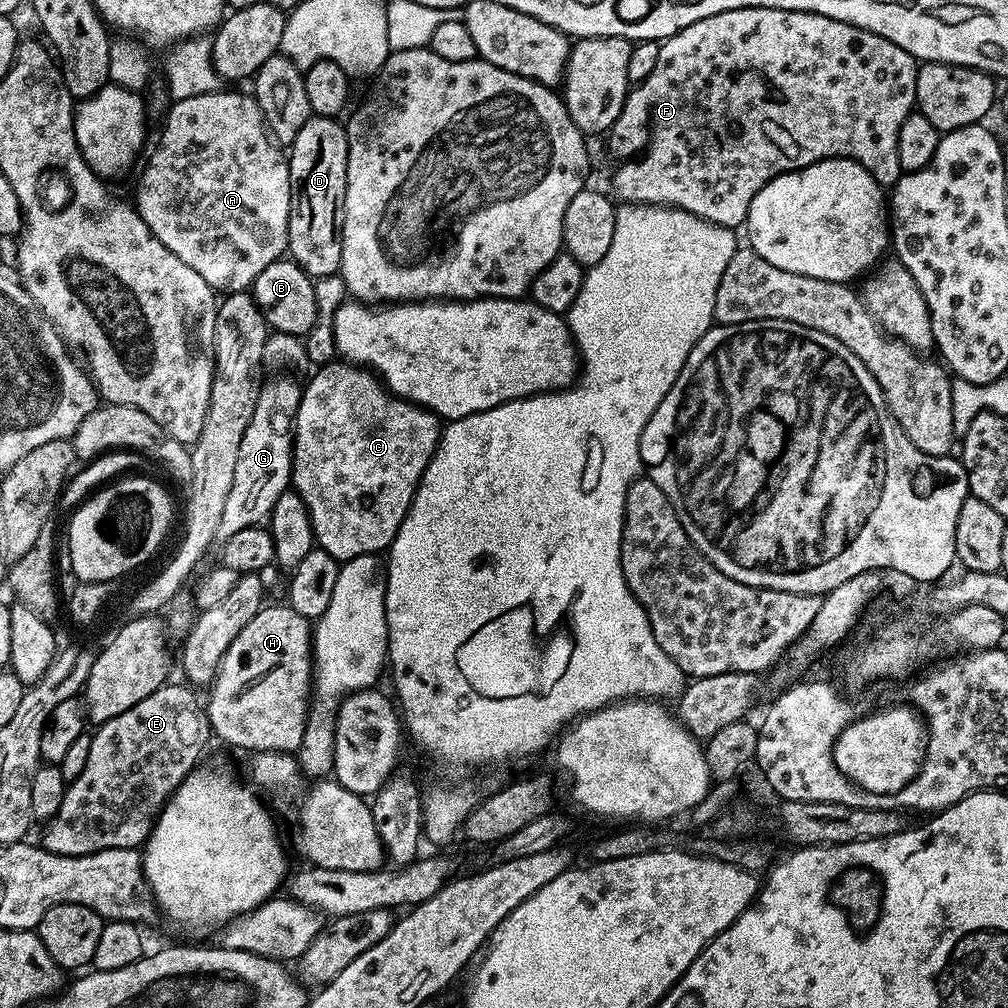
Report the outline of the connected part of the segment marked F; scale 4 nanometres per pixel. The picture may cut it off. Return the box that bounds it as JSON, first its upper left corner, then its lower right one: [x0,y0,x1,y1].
[608,8,917,230]

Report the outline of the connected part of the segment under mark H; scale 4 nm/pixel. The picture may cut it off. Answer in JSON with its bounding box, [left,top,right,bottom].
[206,603,314,753]

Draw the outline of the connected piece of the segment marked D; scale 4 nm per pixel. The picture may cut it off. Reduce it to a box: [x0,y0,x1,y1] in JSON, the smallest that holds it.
[288,116,349,279]

